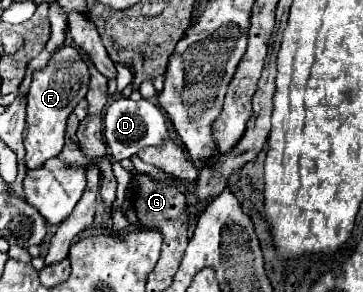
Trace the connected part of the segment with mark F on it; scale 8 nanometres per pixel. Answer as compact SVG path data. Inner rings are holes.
M66 38L64 46L52 52L48 64L32 72L30 92L26 94L26 128L24 128L24 148L26 148L26 166L38 168L48 158L54 158L64 146L66 118L74 112L74 106L86 96L90 82L88 64L82 60L78 50L72 46L72 40Z

